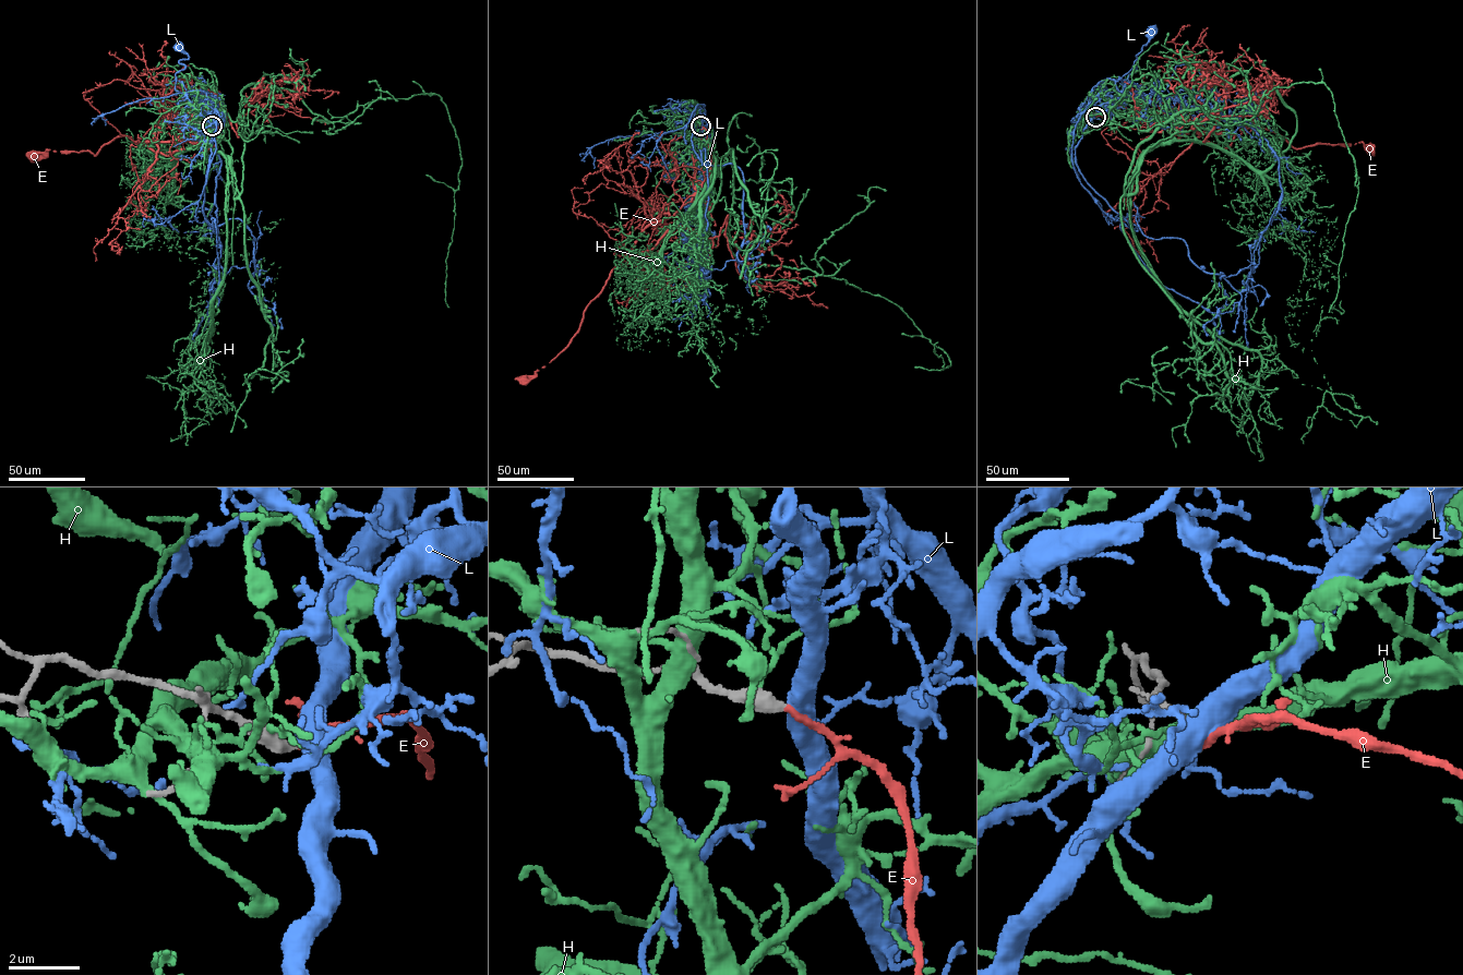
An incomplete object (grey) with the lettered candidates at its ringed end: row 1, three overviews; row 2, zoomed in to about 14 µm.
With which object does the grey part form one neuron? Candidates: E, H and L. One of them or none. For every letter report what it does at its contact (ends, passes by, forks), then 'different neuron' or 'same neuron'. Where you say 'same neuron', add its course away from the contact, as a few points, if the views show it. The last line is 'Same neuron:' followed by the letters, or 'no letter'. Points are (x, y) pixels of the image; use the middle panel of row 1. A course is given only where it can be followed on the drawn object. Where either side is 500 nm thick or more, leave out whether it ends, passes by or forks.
E: it ends | same neuron | via (700, 125), (706, 131), (711, 158), (702, 188), (672, 216), (649, 224), (585, 309), (570, 342), (523, 381)
H: different neuron
L: different neuron
Same neuron: E

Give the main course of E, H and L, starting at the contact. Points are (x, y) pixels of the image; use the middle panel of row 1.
E: (700, 125), (706, 131), (711, 158), (702, 188), (672, 216), (649, 224), (585, 309), (570, 342), (523, 381)
H: (699, 124), (697, 199), (730, 153), (740, 263), (879, 295), (947, 353), (943, 370), (938, 341)
L: (700, 125), (705, 139), (697, 155), (663, 151), (664, 163), (673, 165), (668, 169), (676, 175), (668, 178)

